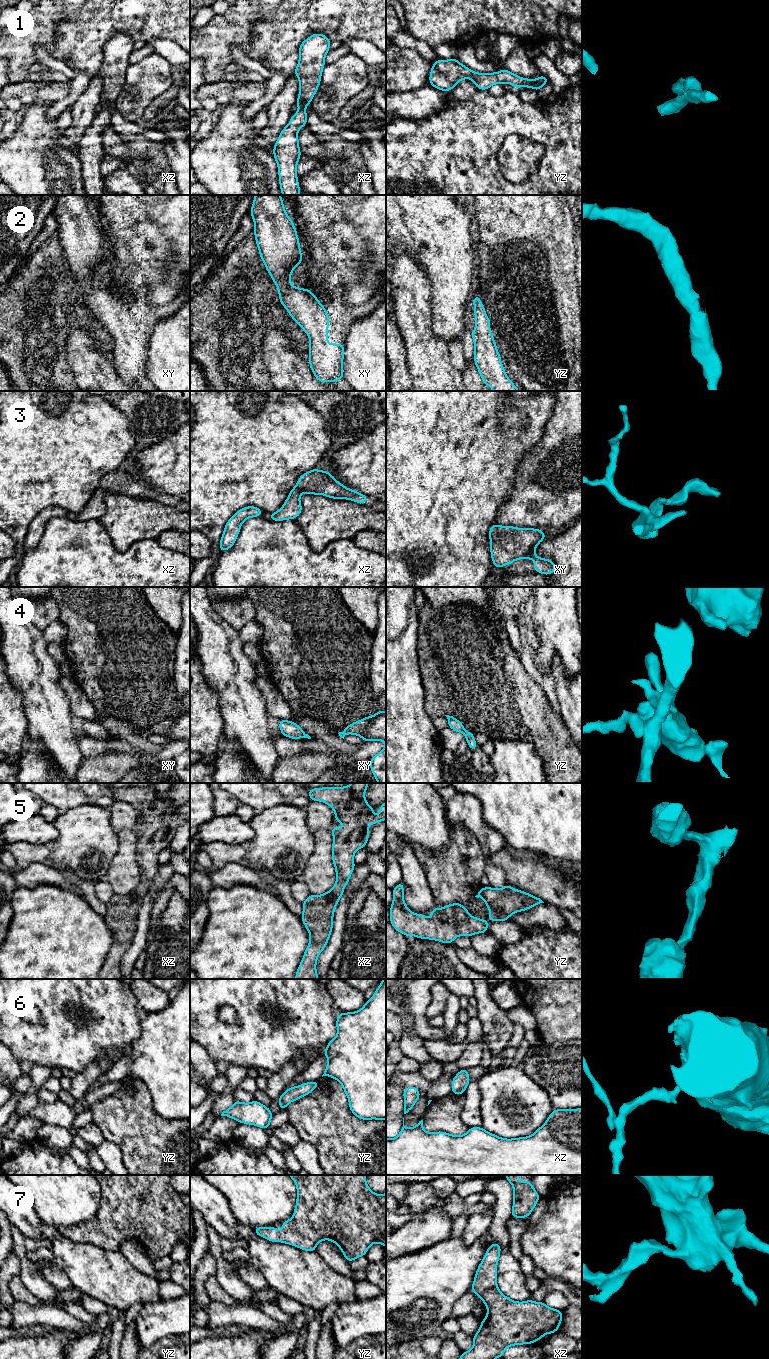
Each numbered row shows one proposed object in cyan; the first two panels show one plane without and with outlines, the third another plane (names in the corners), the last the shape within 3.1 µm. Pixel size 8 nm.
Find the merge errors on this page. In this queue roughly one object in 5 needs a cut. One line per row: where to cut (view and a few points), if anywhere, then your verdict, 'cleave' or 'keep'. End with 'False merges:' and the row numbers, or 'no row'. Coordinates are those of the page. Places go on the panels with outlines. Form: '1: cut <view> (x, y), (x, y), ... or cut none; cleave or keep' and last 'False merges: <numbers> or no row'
1: cut none; keep
2: cut none; keep
3: cut none; keep
4: cut yz (465, 730), (463, 733); cleave
5: cut none; keep
6: cut none; keep
7: cut none; keep
False merges: 4

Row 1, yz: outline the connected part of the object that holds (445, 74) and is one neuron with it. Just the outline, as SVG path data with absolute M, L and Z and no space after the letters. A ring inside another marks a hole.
M456 58L439 59L432 63L429 82L443 92L452 90L462 79L472 79L479 90L487 90L493 84L512 84L515 89L520 87L533 88L539 91L550 80L540 74L538 79L522 78L503 68L499 72L478 73L470 70Z

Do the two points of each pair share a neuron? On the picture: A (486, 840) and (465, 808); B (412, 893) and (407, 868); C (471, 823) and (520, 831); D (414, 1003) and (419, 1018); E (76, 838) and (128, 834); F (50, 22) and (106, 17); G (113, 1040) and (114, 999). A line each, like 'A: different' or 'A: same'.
A: same
B: same
C: different
D: same
E: different
F: same
G: same

